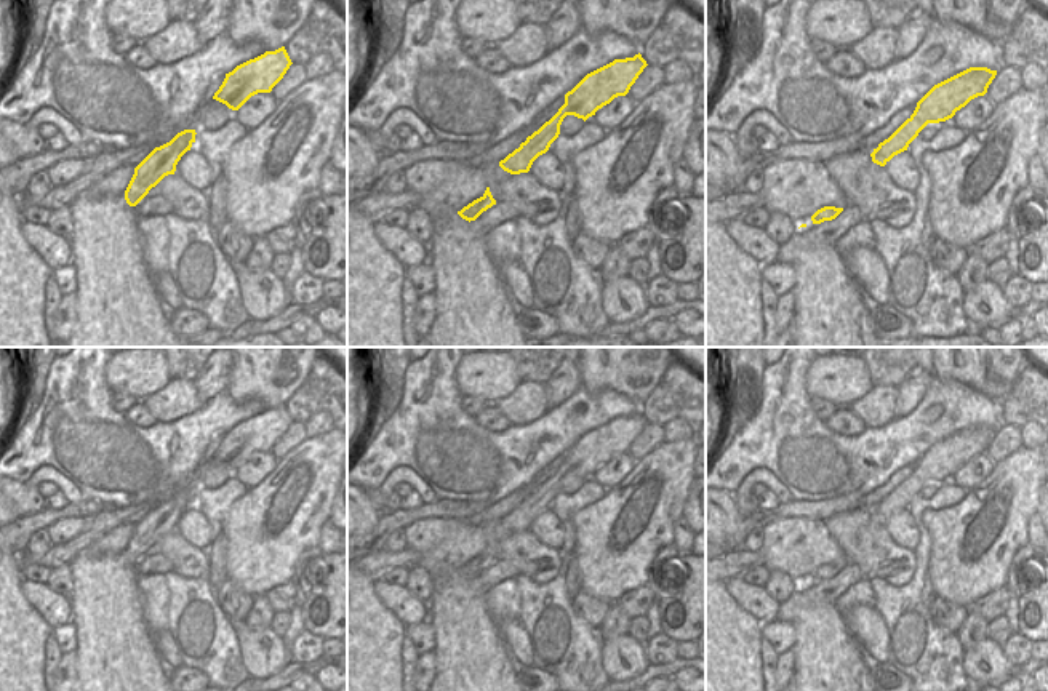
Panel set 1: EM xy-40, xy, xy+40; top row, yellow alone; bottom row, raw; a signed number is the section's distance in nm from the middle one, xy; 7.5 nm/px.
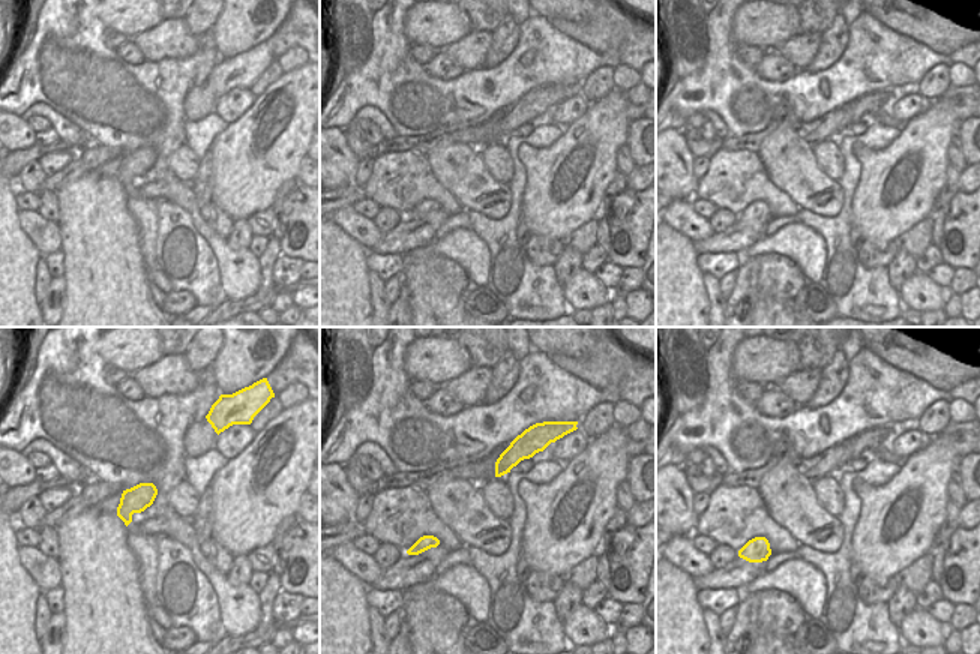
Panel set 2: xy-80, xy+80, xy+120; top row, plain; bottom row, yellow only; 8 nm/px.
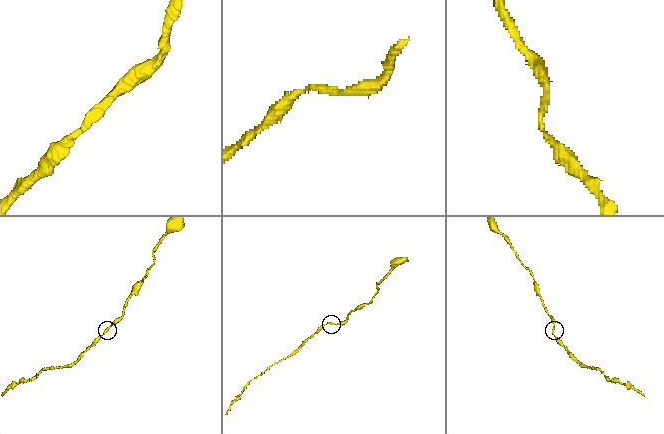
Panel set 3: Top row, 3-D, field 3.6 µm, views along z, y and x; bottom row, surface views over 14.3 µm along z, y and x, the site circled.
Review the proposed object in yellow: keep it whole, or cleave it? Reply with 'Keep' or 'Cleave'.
Keep.

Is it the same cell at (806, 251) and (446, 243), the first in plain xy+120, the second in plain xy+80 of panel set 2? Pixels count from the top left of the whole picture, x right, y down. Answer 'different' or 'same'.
same

